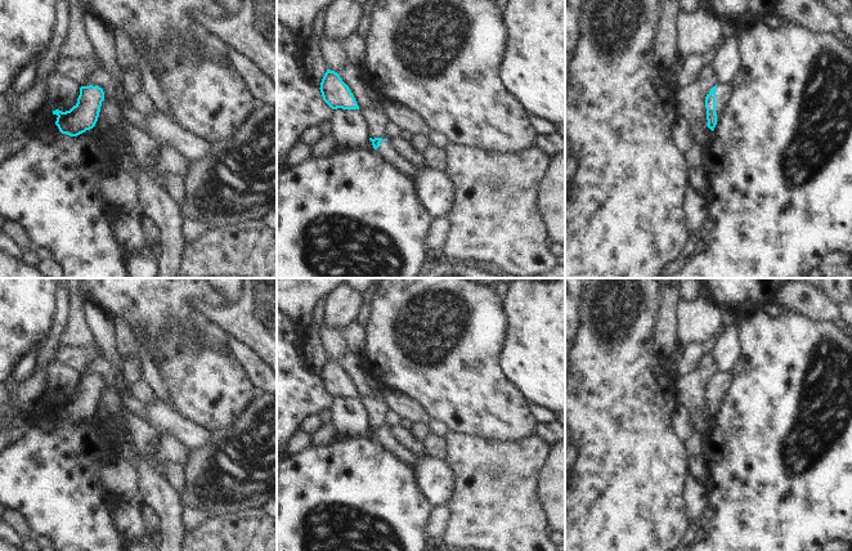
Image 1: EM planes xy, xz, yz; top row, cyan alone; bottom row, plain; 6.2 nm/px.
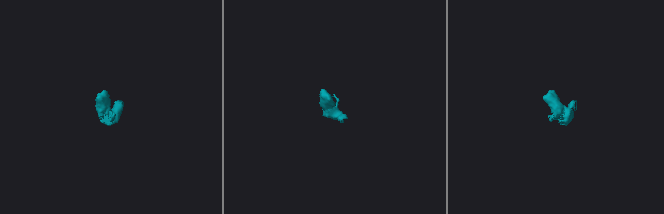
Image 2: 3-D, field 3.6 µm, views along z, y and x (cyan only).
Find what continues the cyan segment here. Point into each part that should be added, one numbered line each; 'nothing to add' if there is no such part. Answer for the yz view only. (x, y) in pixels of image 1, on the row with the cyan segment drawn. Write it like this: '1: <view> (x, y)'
1: yz (723, 92)

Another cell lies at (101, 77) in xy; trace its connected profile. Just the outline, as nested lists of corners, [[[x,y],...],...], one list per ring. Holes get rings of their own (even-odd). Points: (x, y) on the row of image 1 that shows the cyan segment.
[[[103,67],[91,72],[84,86],[99,86],[104,91],[104,98],[113,99],[117,79],[112,73],[107,72]]]

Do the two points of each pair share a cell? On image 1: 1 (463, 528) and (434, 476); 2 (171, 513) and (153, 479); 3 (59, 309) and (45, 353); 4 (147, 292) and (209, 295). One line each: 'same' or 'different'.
1: different
2: same
3: same
4: same

